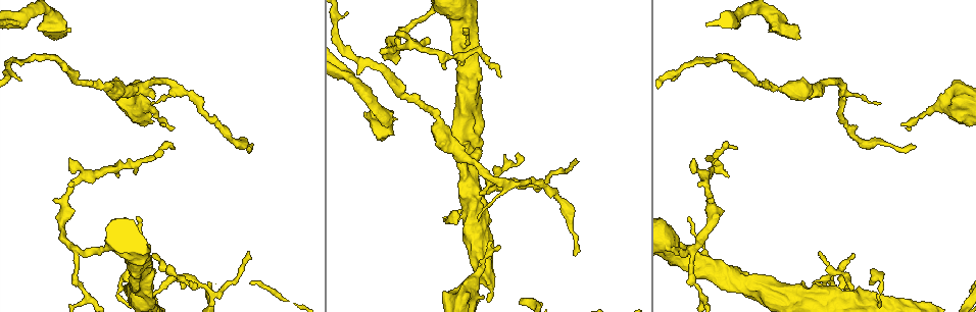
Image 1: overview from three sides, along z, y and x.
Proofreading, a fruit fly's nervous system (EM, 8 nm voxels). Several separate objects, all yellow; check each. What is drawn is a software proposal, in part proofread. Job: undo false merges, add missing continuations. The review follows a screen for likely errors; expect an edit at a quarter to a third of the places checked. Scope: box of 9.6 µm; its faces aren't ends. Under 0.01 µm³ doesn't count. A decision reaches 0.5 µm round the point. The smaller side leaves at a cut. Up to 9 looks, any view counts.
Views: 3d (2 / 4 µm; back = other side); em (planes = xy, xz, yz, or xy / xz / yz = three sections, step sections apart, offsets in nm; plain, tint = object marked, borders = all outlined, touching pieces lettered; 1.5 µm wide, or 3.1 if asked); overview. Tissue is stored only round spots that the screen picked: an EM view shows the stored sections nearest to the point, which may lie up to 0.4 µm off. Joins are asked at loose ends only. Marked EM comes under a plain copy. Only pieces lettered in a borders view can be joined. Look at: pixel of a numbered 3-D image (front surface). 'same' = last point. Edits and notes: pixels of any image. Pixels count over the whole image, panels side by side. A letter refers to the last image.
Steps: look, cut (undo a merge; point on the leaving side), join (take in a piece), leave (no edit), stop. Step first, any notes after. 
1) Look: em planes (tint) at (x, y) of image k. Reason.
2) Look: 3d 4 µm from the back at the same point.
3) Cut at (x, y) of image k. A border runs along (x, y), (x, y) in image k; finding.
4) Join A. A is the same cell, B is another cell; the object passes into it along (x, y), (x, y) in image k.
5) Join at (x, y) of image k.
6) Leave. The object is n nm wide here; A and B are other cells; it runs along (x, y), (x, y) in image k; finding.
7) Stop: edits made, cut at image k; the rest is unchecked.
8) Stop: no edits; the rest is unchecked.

Look: 3d 4 µm at (736, 148) of image 1. End of a long branch.

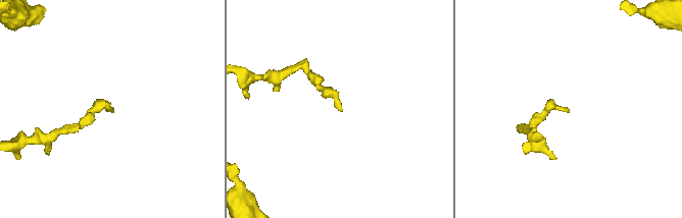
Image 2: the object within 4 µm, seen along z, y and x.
Look: em 3.1 µm planes (borders) at (567, 111) of image 2.

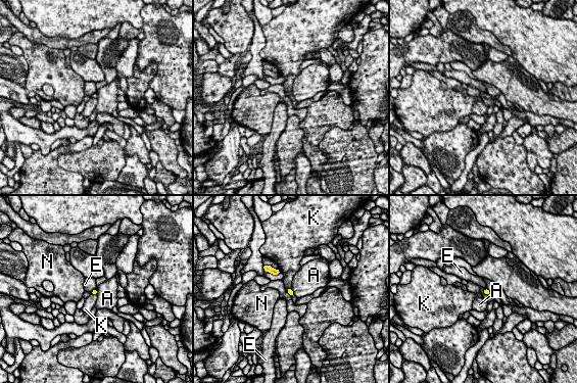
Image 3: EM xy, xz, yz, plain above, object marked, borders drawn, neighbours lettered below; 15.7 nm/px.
Leave. The longest contact is with A, 110 nm; A, E, K and N are other cells; a border runs along (291, 288), (286, 290) in image 3; none of them fits.

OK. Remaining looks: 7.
Look: 3d 2 µm at (480, 149) of image 1. An open end.

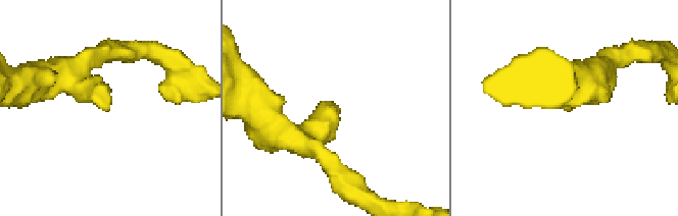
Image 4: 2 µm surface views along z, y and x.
Look: em xz step 4 (tint) at (569, 107) of image 4. Need the tissue.

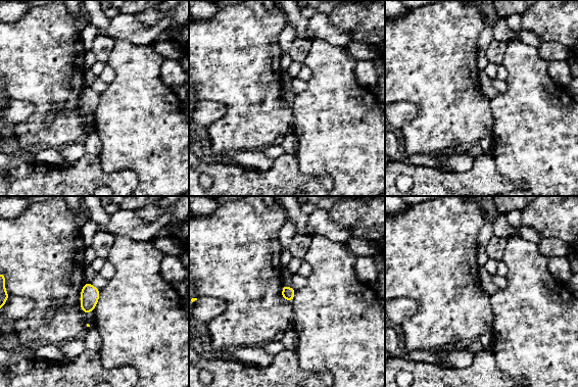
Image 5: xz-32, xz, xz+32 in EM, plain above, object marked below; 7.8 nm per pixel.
Look: em xz step 4 (borders) at the same point. See the neighbours.

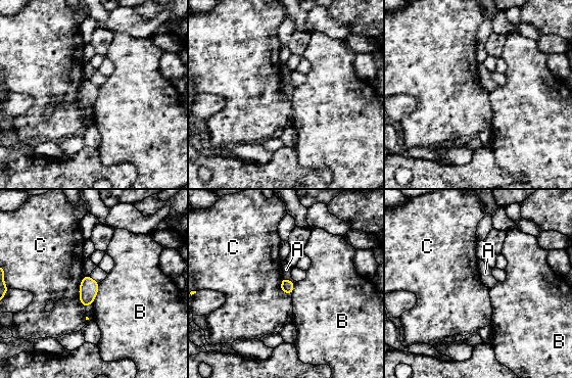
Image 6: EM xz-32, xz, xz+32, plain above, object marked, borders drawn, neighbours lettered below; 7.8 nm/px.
Leave. A, B and C are other cells; a border runs along (84, 276), (79, 300), (86, 308) in image 6; none of them fits.

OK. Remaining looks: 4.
Look: em planes (borders) at (77, 250) of image 1. Arms part here.

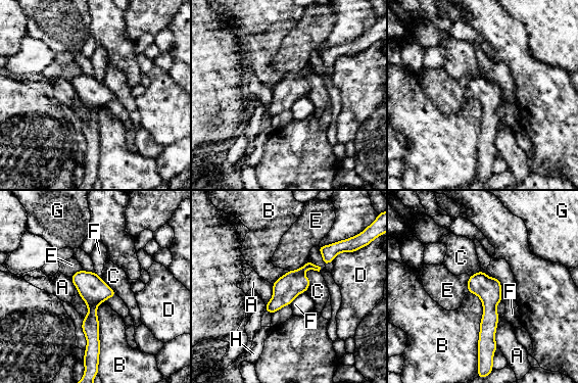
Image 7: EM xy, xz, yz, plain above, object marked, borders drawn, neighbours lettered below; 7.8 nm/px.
Leave. A, B, C, D, E, F, G and H are other cells; a border runs along (305, 291), (298, 294), (289, 304) in image 7; continuous, no second neuron.

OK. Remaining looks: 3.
Look: em planes (tint) at (905, 127) of image 1. Tapers out.

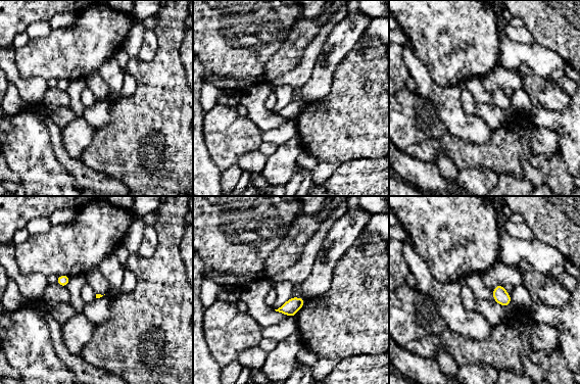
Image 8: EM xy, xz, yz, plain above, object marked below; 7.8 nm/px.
Look: em planes (borders) at the same point. What lies round it.

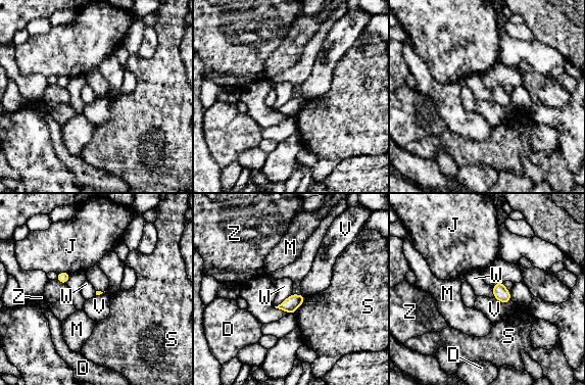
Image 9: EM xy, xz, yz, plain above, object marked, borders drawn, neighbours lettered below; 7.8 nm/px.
Leave. D, J, M, S, V, W and Z are other cells; a border runs along (291, 293), (275, 306) in image 9; no lettered piece goes on from it.

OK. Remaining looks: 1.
Stop: no edits; the rest is unchecked.

